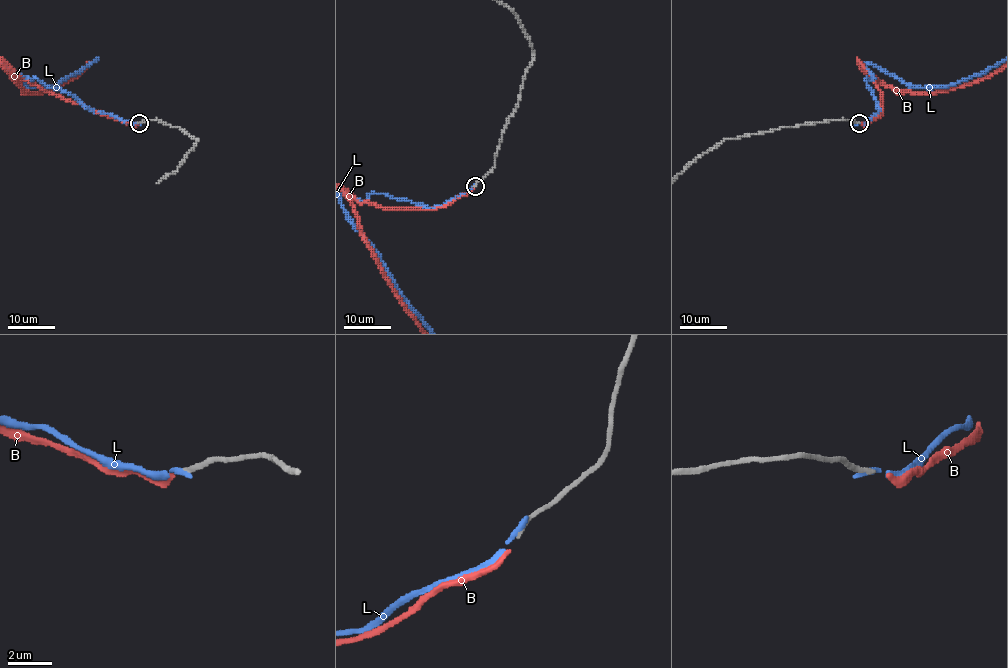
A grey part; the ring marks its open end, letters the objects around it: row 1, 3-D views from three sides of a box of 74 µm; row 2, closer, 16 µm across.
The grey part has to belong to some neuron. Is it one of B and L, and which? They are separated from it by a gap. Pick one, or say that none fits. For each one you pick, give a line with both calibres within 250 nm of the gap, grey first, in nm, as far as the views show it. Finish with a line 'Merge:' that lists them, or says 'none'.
B: calibres 200 and 280 nm
Merge: B

